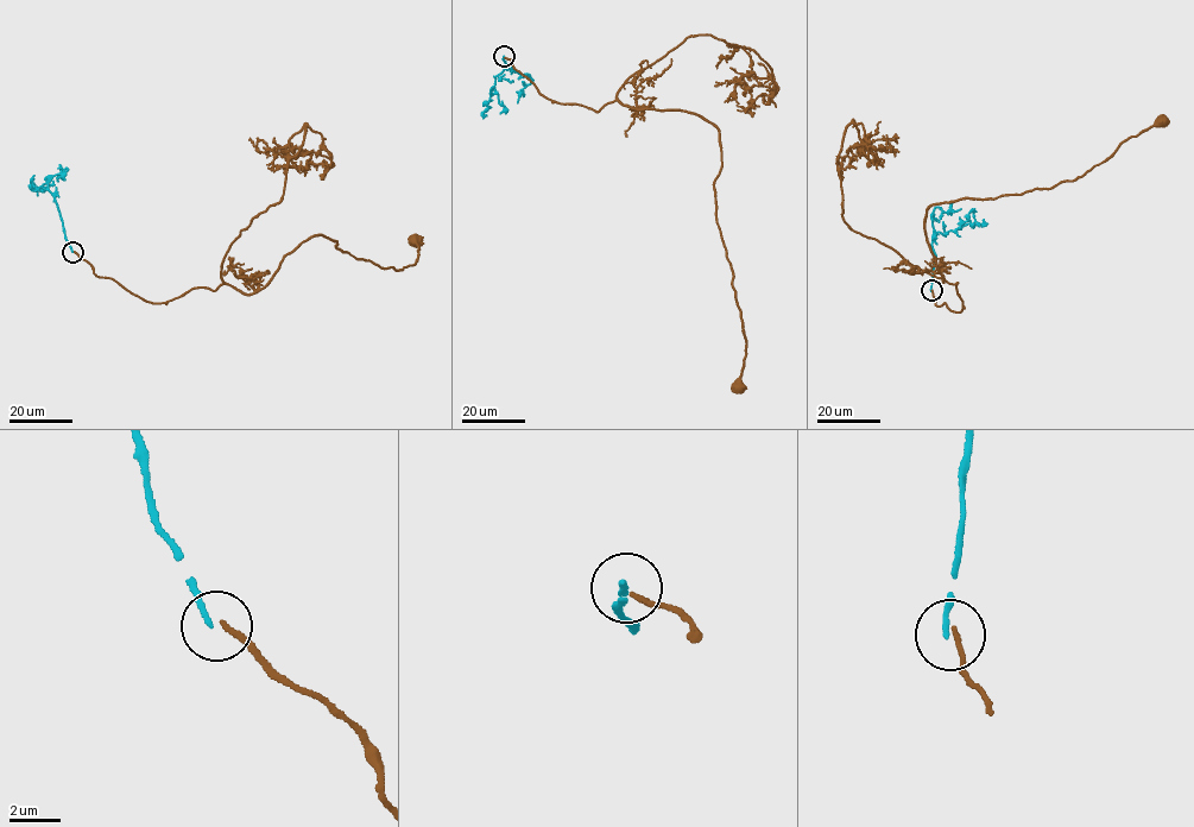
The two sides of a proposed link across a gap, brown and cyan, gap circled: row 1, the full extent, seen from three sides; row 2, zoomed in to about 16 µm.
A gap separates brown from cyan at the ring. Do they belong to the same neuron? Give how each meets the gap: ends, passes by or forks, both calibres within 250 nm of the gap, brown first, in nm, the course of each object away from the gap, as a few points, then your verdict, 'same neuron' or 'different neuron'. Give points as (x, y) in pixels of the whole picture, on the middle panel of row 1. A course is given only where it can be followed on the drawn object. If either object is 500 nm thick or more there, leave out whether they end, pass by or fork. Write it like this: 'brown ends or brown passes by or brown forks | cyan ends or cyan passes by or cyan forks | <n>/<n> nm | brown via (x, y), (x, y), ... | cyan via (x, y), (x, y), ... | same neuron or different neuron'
brown ends | cyan ends | 200/190 nm | brown via (504, 57), (562, 103), (599, 111), (619, 100), (688, 111), (719, 131), (716, 220), (747, 340), (738, 384) | cyan via (504, 56), (506, 67), (511, 67), (497, 76), (482, 119) | different neuron

